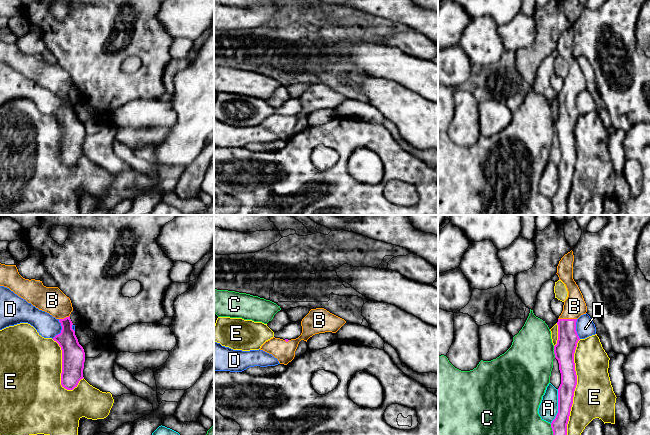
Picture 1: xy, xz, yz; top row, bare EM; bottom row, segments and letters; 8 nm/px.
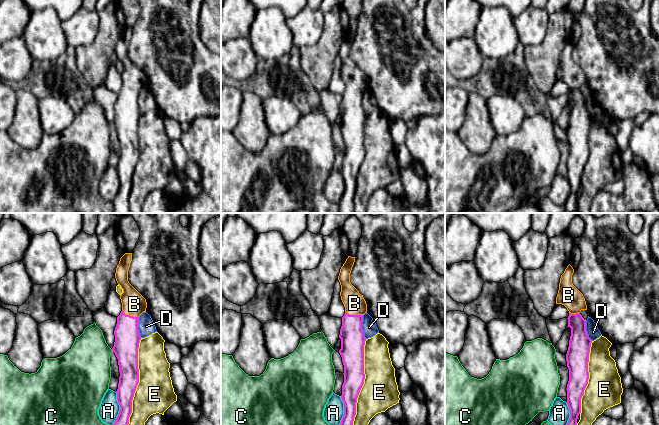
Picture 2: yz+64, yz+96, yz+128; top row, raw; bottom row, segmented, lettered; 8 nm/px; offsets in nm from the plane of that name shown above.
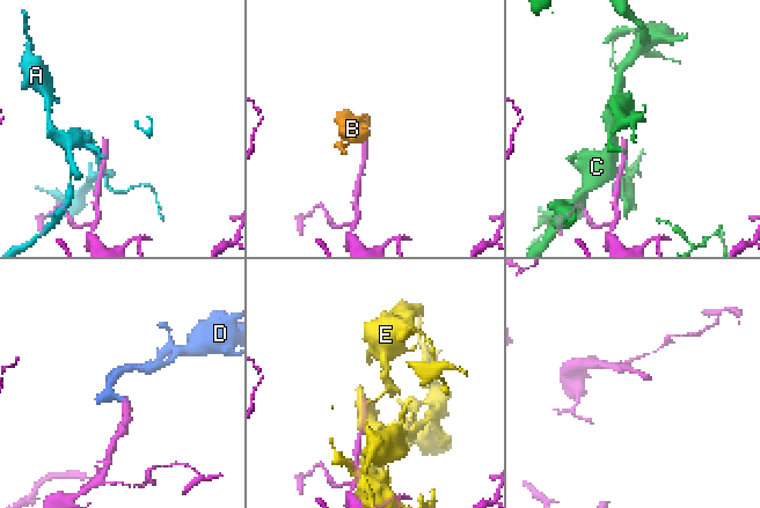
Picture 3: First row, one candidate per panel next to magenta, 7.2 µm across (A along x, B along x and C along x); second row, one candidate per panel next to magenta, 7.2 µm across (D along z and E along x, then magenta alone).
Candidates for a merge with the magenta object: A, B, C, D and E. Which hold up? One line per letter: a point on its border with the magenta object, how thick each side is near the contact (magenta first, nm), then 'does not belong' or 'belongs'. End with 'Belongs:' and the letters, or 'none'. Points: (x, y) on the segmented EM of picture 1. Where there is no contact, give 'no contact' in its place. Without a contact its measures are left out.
A: yz (558, 406) | 130/160 nm | does not belong
B: yz (567, 319) | 170/180 nm | belongs
C: yz (554, 352) | 170/400 nm | does not belong
D: xy (61, 330) | 190/180 nm | does not belong
E: yz (575, 387) | 130/320 nm | does not belong
Belongs: B

